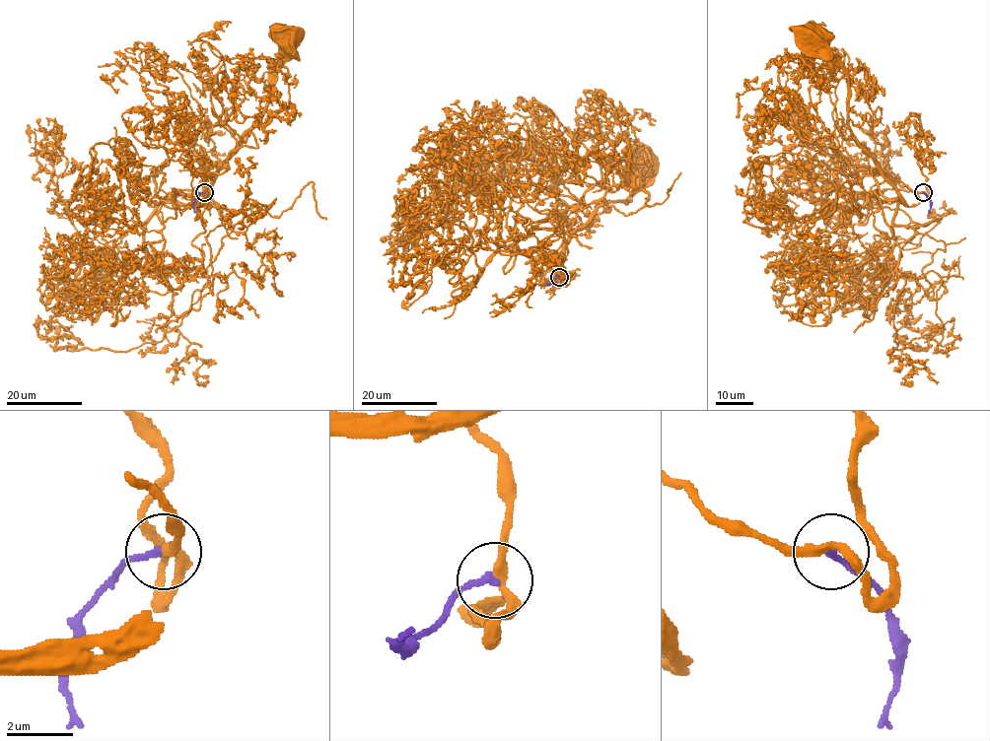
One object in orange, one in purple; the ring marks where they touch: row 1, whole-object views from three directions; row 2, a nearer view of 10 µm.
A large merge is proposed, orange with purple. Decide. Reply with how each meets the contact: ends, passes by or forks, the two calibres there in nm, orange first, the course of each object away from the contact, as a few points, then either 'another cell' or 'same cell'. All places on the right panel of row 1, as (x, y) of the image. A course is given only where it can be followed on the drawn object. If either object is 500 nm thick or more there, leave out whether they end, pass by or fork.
orange passes by; purple ends; calibres 240 and 200 nm; course orange (923, 193), (875, 168), (864, 175), (861, 187), (883, 201), (905, 203), (849, 129), (848, 75), (813, 40); course purple (923, 193), (930, 200), (929, 213); another cell

